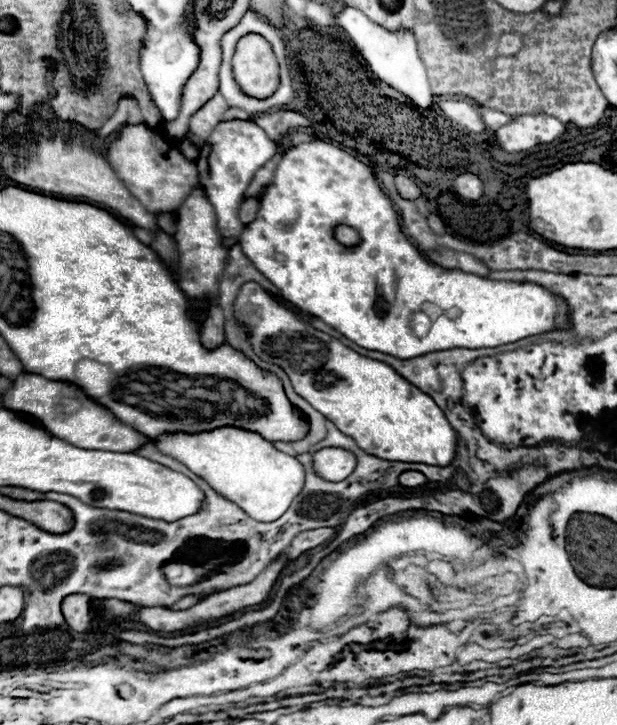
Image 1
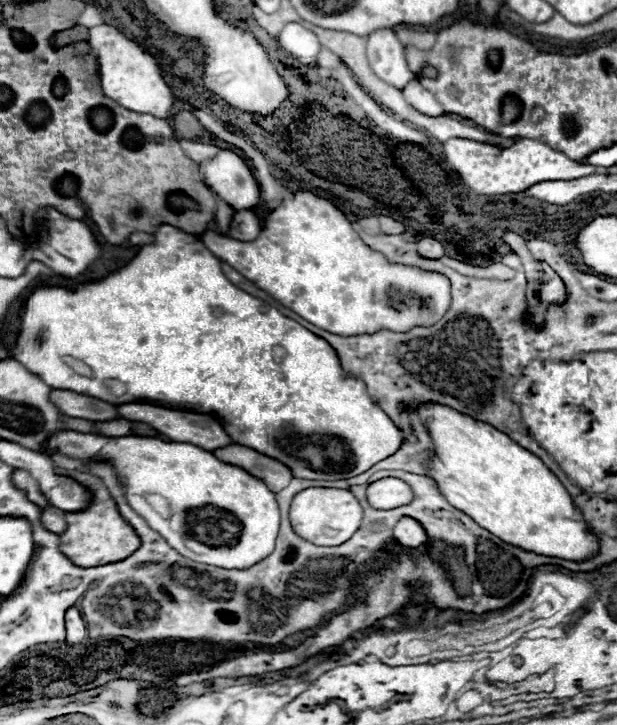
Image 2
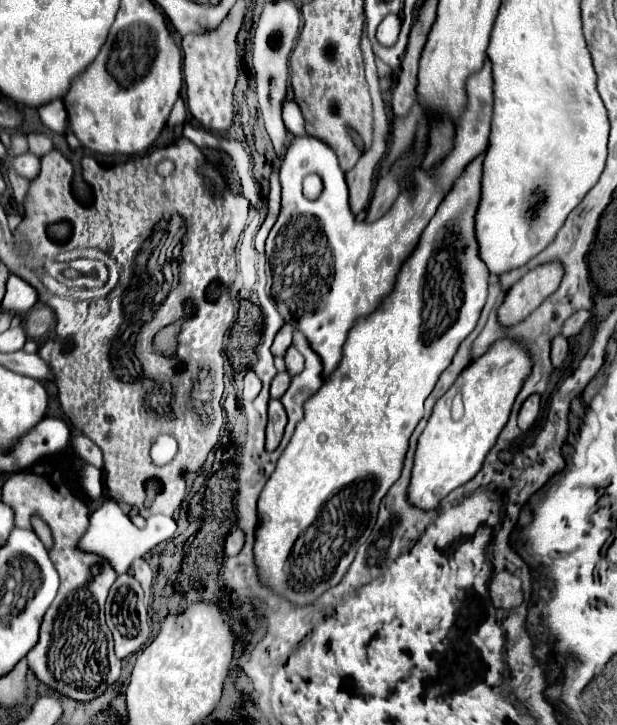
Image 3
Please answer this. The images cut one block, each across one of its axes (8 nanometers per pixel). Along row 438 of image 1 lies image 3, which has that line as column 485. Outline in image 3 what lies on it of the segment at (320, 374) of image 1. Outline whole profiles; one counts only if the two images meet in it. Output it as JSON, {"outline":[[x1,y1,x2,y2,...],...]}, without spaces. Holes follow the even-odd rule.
{"outline":[[498,340,484,356,476,358,454,382,454,386,436,402,432,416,418,438,408,500,416,508,436,510,440,500,452,490,470,482,482,468,482,462,504,424,508,422,516,394,530,374,530,356,514,340]]}

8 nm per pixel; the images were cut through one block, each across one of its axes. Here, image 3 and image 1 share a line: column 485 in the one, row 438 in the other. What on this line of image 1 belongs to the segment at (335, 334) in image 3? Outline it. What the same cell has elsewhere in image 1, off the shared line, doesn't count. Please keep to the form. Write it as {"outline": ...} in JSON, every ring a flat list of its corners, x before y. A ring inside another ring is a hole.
{"outline":[[24,374,12,384,12,390,4,396,4,408,14,412,24,412,30,418,36,418,42,422,42,426,68,440,74,446,90,448,90,450,122,450,132,452,144,444,150,442,150,438,132,426,120,422,112,412,100,404,96,404,92,398,88,398,76,384,72,382,52,382,38,374]]}

